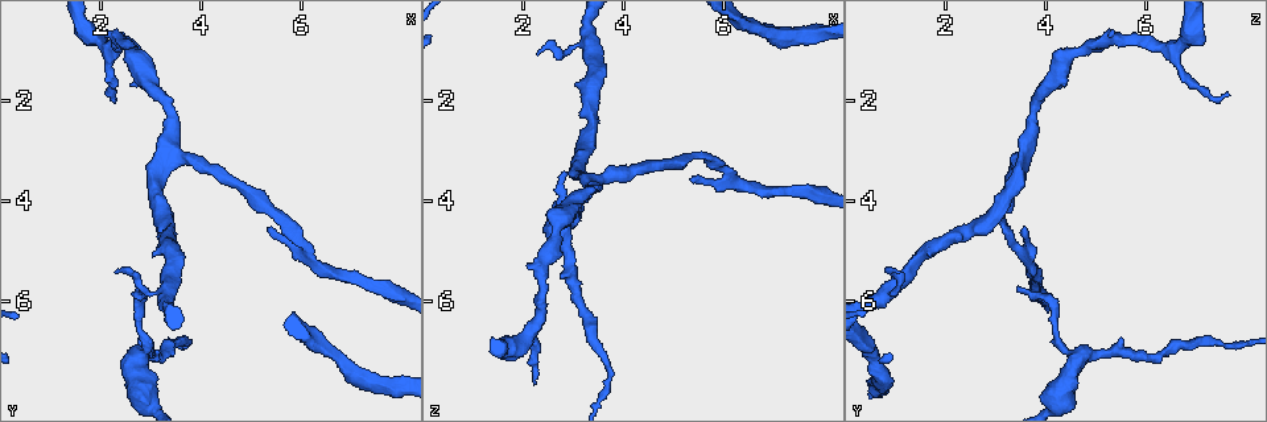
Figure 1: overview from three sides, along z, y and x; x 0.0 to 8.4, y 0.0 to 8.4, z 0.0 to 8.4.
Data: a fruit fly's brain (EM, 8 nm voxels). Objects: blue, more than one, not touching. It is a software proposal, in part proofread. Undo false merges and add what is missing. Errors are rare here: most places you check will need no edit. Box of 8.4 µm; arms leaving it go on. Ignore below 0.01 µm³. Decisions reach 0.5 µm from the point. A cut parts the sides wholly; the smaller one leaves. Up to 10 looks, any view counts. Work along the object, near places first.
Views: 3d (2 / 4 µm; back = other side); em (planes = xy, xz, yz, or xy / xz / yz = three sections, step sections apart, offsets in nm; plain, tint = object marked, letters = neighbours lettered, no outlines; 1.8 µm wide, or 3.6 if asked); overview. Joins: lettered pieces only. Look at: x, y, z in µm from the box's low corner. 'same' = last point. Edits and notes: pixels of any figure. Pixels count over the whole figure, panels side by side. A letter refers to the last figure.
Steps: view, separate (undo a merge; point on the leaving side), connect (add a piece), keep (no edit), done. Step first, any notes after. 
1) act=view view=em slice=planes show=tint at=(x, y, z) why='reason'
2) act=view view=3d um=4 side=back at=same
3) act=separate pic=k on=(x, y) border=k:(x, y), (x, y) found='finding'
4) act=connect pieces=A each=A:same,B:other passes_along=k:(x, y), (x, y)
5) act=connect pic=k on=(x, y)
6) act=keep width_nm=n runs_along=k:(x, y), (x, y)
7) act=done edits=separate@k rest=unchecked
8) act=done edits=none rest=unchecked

act=view view=em slice=planes show=letters at=(3.35, 5.75, 0.90) why='arms part here'

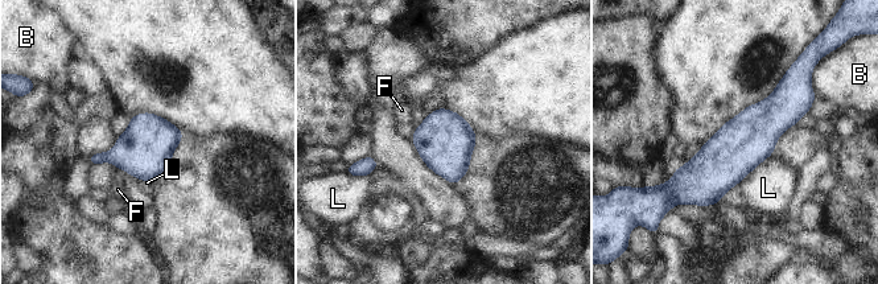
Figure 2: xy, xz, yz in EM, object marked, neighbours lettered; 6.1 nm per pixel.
act=keep each=B:other,F:other,L:other border=2:(773, 152), (733, 185), (717, 204) found='all the same neuron'

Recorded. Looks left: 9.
act=view view=em slice=xy step=4 show=tint at=(3.45, 3.10, 3.55) why='branch point'

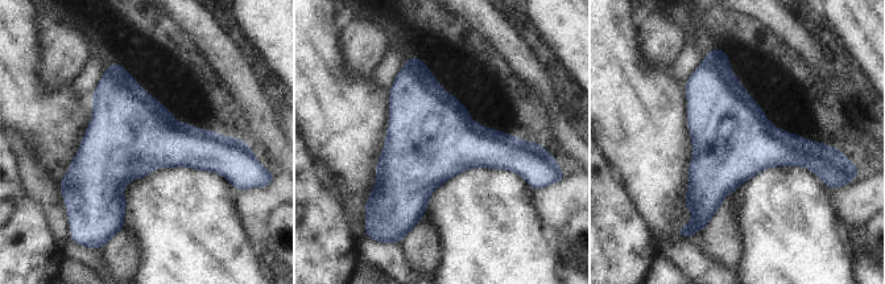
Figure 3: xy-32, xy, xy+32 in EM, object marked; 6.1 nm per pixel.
act=view view=em slice=xy step=4 show=letters at=same why='see the neighbours'

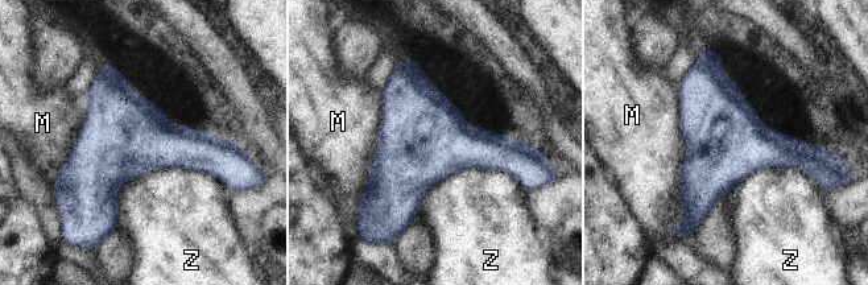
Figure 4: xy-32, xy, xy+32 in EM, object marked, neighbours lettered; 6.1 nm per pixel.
act=keep each=M:other,Z:other border=4:(222, 181), (115, 228) found='all the same neuron'

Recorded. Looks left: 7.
act=view view=3d um=2 side=back at=(2.90, 5.80, 3.45) why='tapers out'

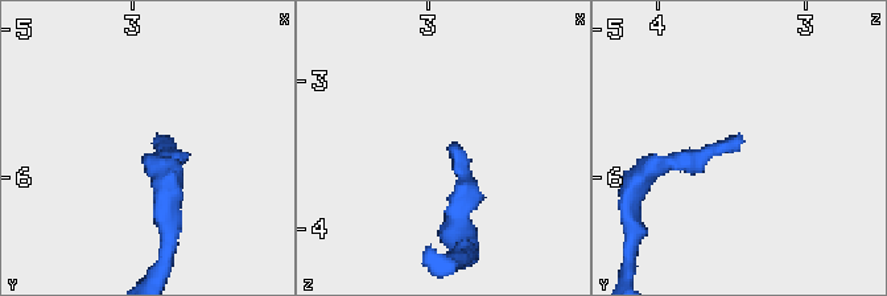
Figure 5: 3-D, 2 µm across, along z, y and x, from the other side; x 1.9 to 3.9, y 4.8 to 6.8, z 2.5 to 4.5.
act=view view=em slice=planes show=letters at=(2.86, 5.76, 3.44)

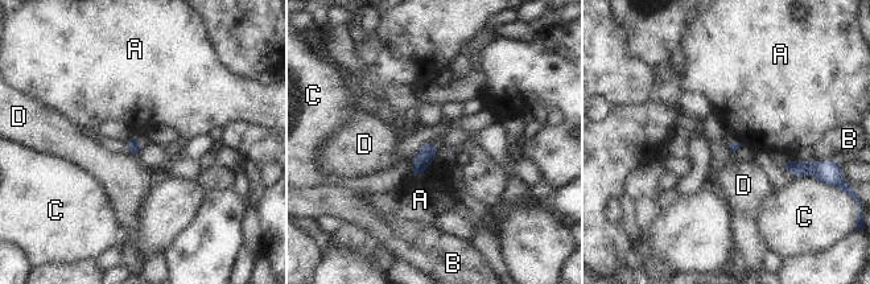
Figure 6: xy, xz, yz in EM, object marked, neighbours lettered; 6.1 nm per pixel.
act=keep each=A:other,B:other,C:other,D:other border=6:(433, 159), (419, 175), (411, 175) found='no lettered piece goes on from it'

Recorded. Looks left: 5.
act=view view=em slice=planes show=letters at=(5.40, 4.50, 3.55) why='branch stops here'

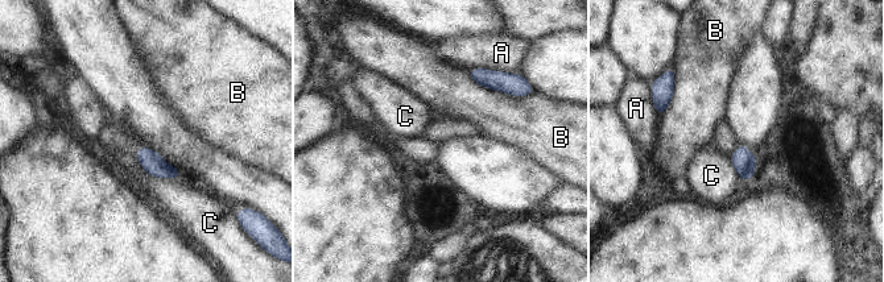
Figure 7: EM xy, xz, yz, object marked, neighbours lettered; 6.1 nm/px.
act=keep each=A:other,B:other,C:other found='no lettered piece goes on from it'

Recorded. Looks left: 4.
act=done edits=none rest=unchecked

